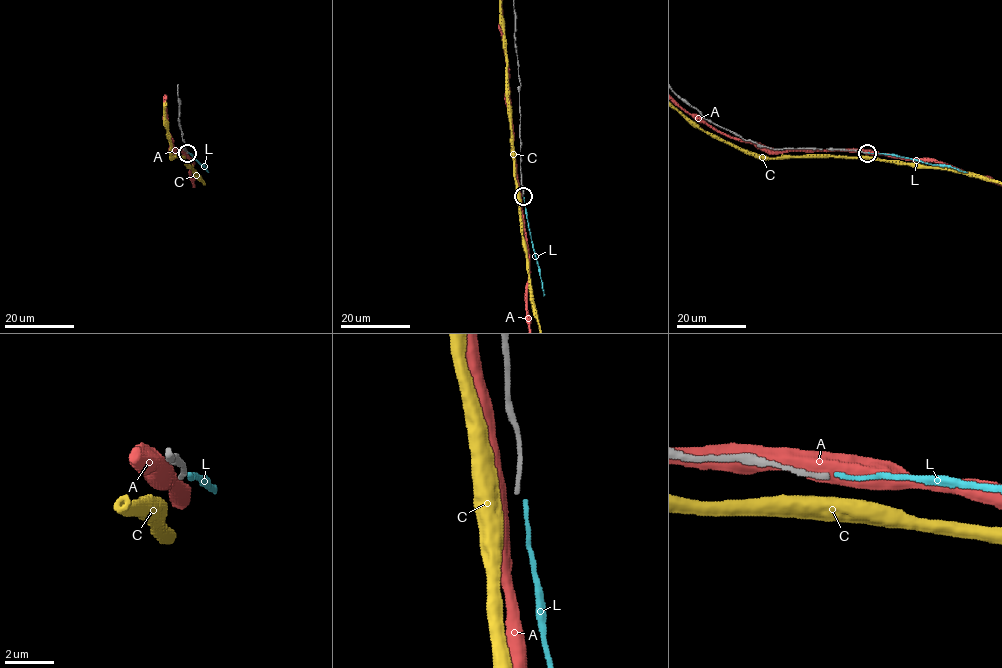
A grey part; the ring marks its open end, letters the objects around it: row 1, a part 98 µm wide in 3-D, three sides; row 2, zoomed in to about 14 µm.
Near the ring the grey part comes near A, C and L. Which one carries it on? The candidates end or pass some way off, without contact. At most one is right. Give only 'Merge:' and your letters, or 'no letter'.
Merge: no letter

